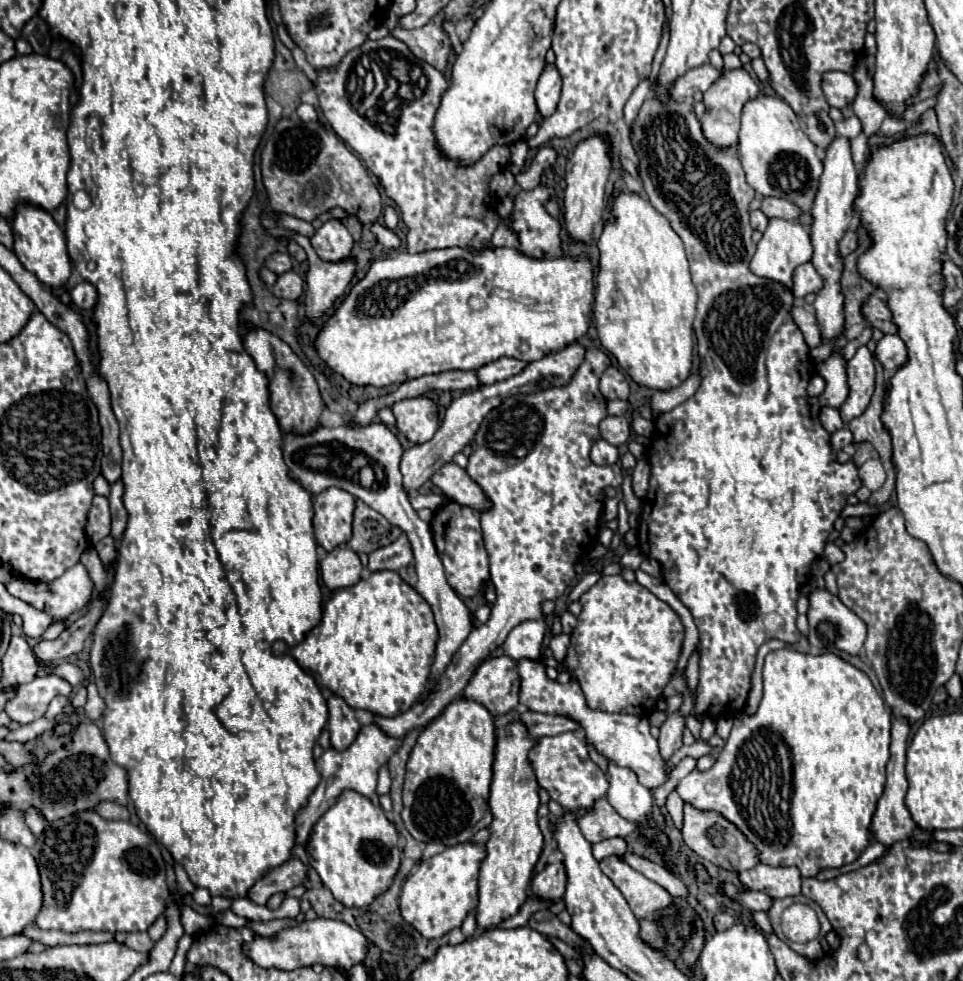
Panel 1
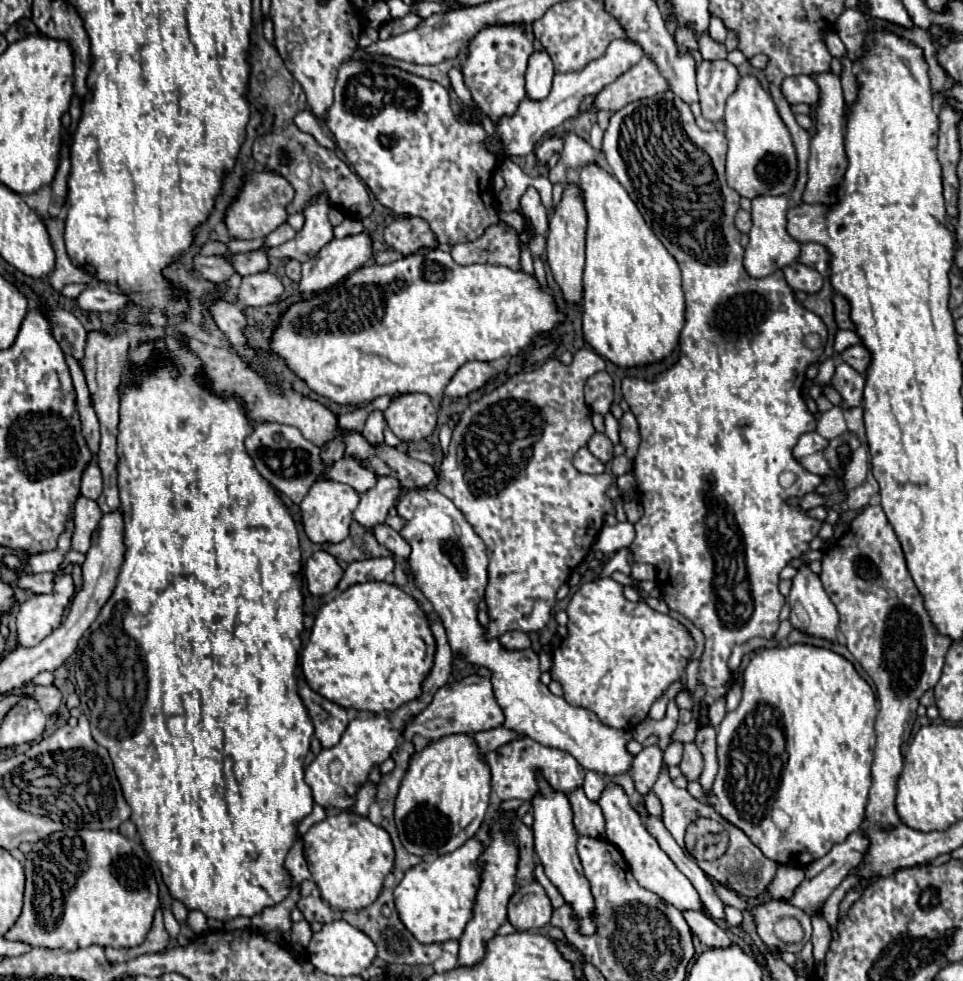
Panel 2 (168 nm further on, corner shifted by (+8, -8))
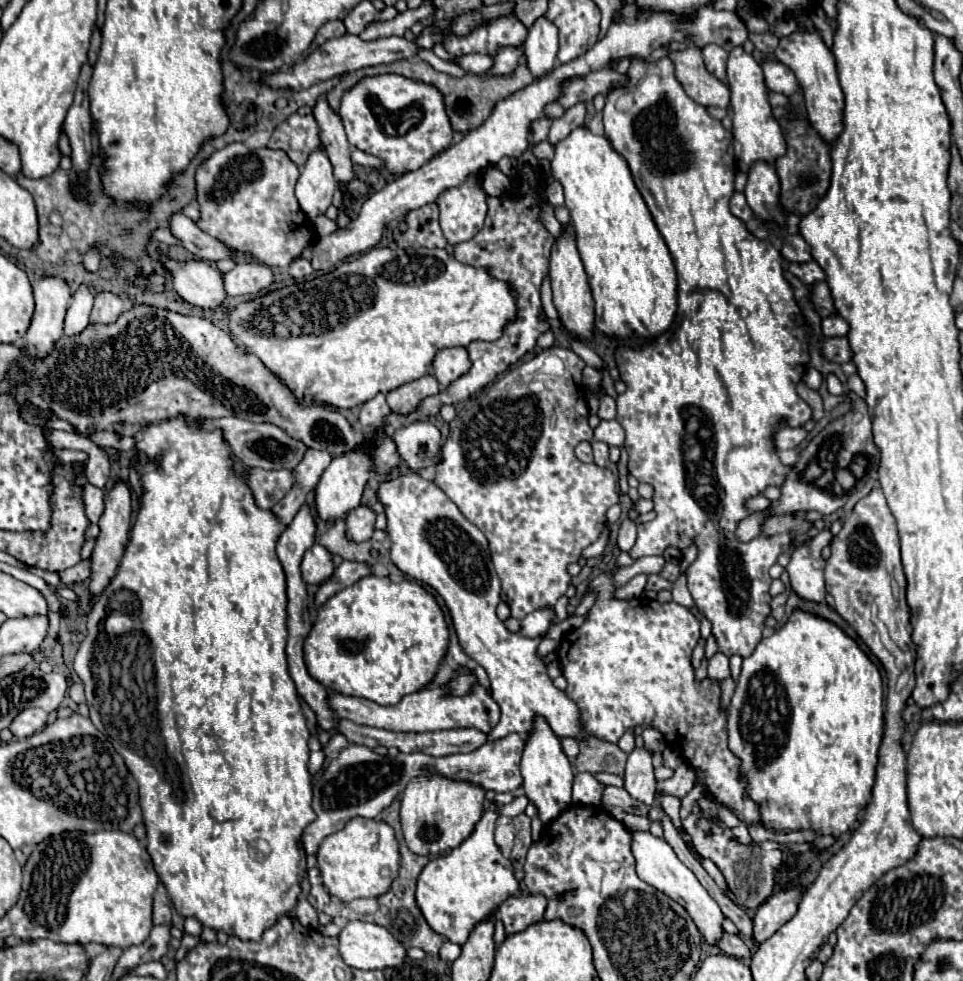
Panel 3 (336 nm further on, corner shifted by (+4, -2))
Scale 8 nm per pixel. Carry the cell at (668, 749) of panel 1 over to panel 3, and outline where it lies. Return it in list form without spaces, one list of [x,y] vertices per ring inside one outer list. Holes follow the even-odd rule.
[[[634,748],[626,762],[624,772],[624,790],[630,794],[634,804],[652,806],[656,780],[654,780],[654,766],[652,754],[646,748]]]

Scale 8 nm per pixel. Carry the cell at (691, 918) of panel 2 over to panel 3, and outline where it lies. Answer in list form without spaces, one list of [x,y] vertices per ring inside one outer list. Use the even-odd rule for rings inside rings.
[[[726,932],[722,936],[718,948],[728,956],[736,956],[736,958],[748,958],[750,956],[750,950],[744,944],[744,940],[740,936],[732,936],[732,934],[726,934]]]

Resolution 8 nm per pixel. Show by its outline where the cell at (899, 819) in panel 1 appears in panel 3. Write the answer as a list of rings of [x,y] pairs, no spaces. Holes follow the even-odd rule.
[[[800,888],[778,892],[756,910],[752,918],[752,938],[756,944],[768,940],[784,922],[788,922],[796,914],[800,894]]]

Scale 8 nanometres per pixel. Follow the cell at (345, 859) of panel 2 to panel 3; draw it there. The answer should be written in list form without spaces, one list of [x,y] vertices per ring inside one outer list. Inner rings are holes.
[[[360,816],[348,820],[342,830],[322,840],[318,850],[318,868],[326,890],[342,902],[352,902],[356,898],[378,898],[388,892],[400,868],[400,852],[392,826]]]

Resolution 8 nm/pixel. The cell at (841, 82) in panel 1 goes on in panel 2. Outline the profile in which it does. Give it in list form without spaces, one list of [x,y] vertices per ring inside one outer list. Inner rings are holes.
[[[792,76],[782,82],[782,94],[790,104],[810,104],[820,102],[820,86],[812,76]]]

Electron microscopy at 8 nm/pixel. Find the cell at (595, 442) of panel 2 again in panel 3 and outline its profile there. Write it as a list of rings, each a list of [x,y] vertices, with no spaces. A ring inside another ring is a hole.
[[[592,442],[592,450],[594,450],[594,464],[606,466],[608,464],[608,444]]]

